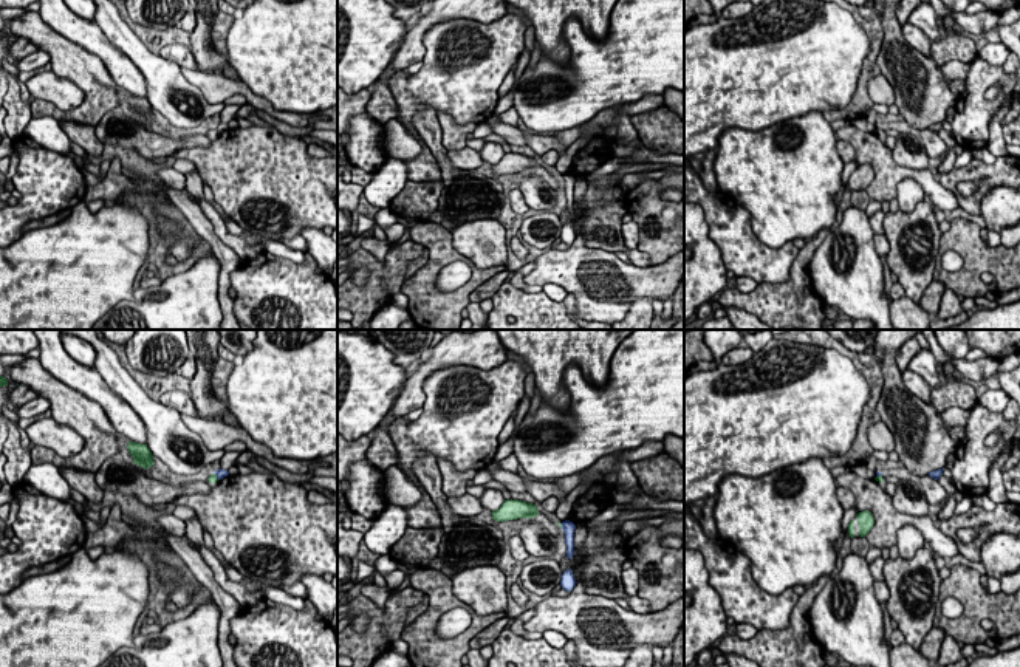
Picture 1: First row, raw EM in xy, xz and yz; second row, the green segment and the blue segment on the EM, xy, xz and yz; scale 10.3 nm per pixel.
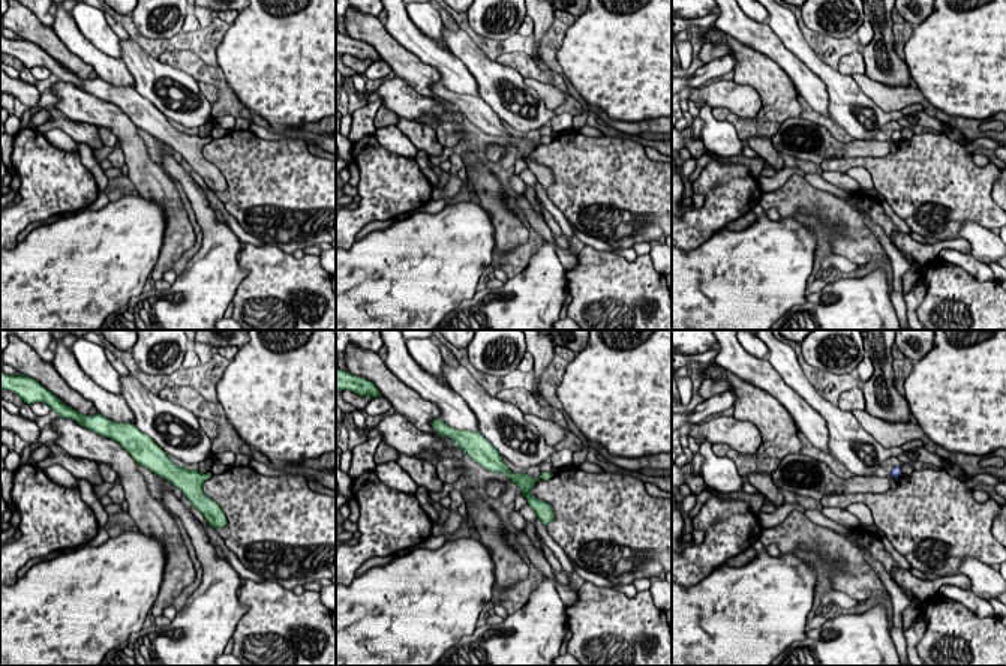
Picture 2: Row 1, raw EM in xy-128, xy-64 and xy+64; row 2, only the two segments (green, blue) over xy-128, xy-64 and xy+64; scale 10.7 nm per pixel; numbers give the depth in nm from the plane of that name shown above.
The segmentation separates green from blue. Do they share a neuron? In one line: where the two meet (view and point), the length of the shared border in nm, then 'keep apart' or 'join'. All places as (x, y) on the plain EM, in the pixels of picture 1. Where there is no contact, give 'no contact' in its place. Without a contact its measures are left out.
meets green in xy at (215, 129); contact 100 nm long; keep apart

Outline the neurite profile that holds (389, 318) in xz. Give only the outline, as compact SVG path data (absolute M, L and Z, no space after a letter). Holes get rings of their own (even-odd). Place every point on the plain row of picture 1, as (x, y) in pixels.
M388 303L373 314L370 330L399 330L404 320L412 320L409 311Z

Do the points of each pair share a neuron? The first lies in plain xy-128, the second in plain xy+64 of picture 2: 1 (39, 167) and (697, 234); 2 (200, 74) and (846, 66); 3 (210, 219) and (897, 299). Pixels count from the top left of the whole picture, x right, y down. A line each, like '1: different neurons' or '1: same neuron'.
1: same neuron
2: same neuron
3: different neurons

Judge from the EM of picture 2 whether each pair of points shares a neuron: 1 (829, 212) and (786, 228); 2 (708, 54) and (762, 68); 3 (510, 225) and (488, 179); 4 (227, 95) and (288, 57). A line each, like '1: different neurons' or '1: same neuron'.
1: different neurons
2: different neurons
3: same neuron
4: different neurons

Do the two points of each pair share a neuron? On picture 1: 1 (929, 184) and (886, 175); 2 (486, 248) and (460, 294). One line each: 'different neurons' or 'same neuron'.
1: same neuron
2: different neurons

